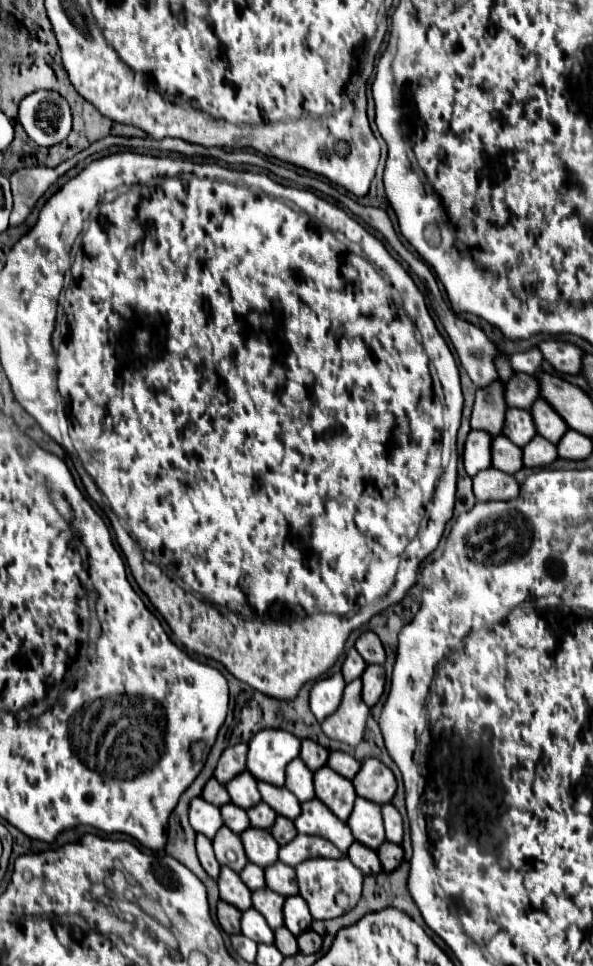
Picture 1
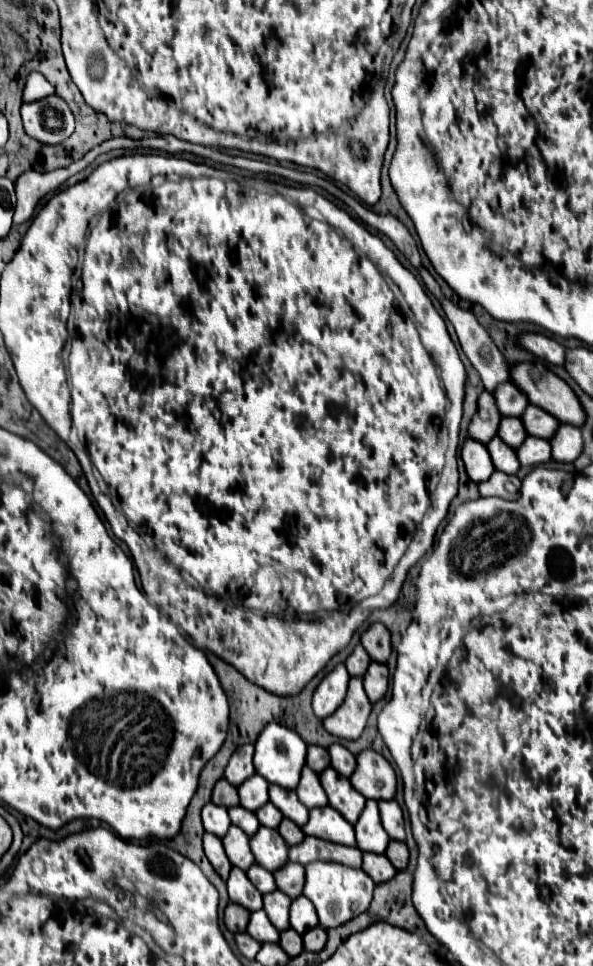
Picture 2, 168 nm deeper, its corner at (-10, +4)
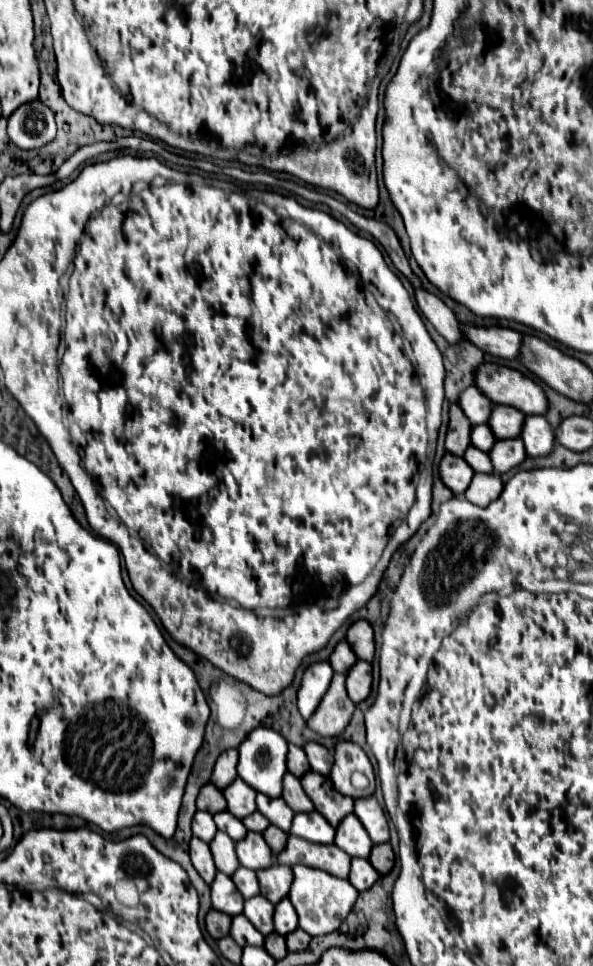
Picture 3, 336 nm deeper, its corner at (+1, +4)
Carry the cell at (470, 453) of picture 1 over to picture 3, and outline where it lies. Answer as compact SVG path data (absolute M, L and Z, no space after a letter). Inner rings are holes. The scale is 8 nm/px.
M444 454L440 462L440 478L444 486L450 488L456 496L468 488L472 476L474 476L474 470L468 470L468 464L460 456Z

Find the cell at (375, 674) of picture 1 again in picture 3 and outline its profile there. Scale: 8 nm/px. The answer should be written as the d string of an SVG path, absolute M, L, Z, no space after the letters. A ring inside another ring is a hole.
M358 660L346 676L346 692L354 704L368 698L372 688L372 666L368 662Z

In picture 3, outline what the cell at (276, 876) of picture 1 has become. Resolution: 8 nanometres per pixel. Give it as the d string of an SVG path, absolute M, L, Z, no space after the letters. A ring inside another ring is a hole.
M274 864L266 870L256 872L258 882L260 882L260 894L268 898L272 904L278 904L288 896L288 890L292 886L292 868L290 866L280 866Z

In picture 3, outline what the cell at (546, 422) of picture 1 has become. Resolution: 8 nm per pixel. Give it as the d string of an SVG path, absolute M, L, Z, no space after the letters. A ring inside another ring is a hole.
M492 406L488 426L496 438L518 438L522 420L524 414L512 406Z

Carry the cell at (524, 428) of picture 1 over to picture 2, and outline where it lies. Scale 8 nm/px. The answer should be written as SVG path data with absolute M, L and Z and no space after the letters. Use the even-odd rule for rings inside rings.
M505 416L503 422L501 422L501 426L499 426L499 434L497 436L503 438L503 442L507 442L509 446L519 448L523 444L523 440L527 438L523 420L521 418L509 418L509 416Z

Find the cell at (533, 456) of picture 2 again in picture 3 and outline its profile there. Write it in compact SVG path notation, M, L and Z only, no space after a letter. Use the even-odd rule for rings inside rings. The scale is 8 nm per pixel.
M510 438L510 440L496 440L494 446L488 452L492 466L494 466L494 474L504 474L512 468L516 468L524 458L524 444L520 442L520 438Z

